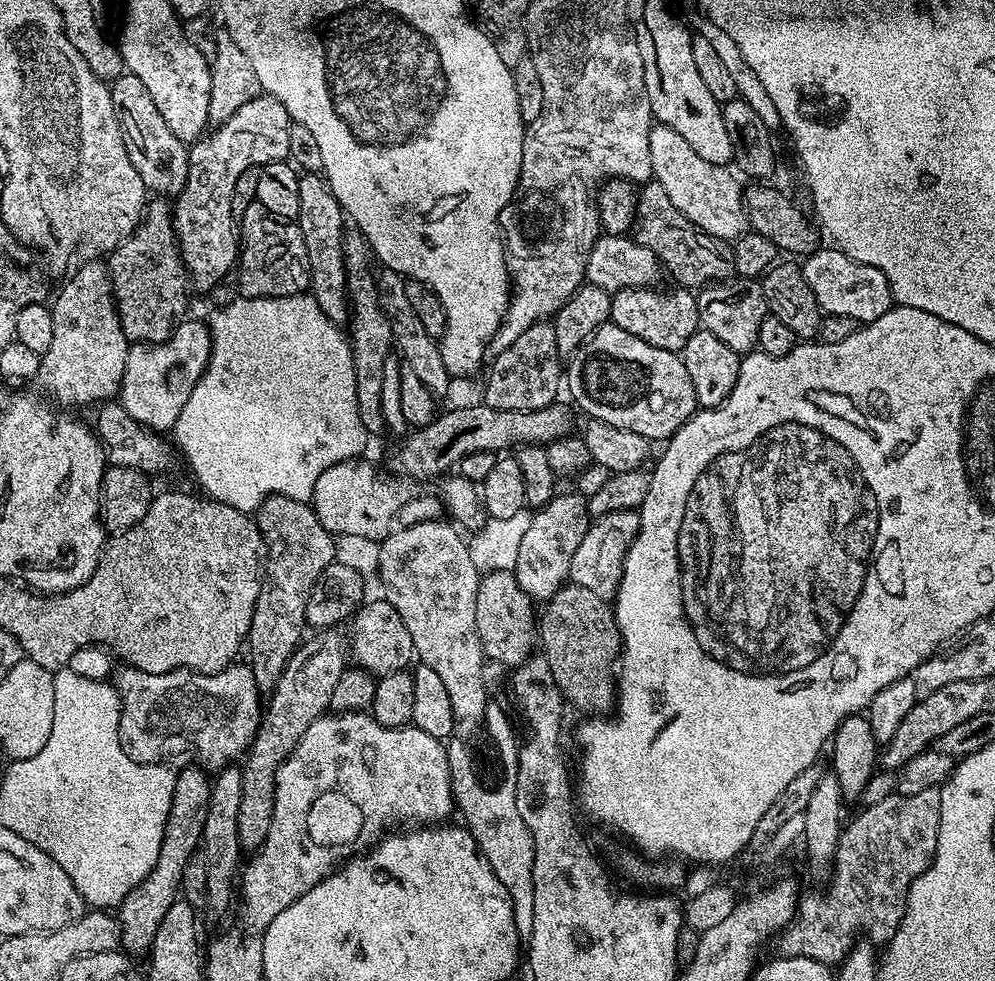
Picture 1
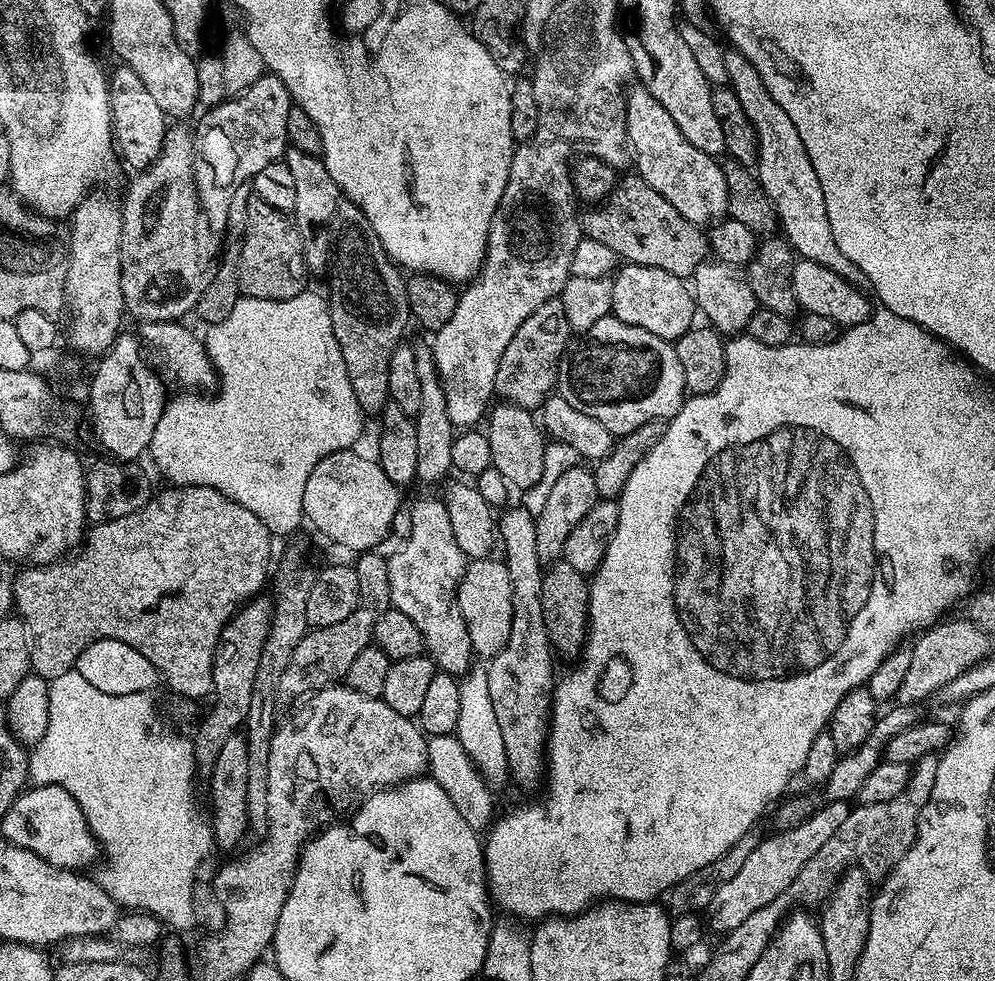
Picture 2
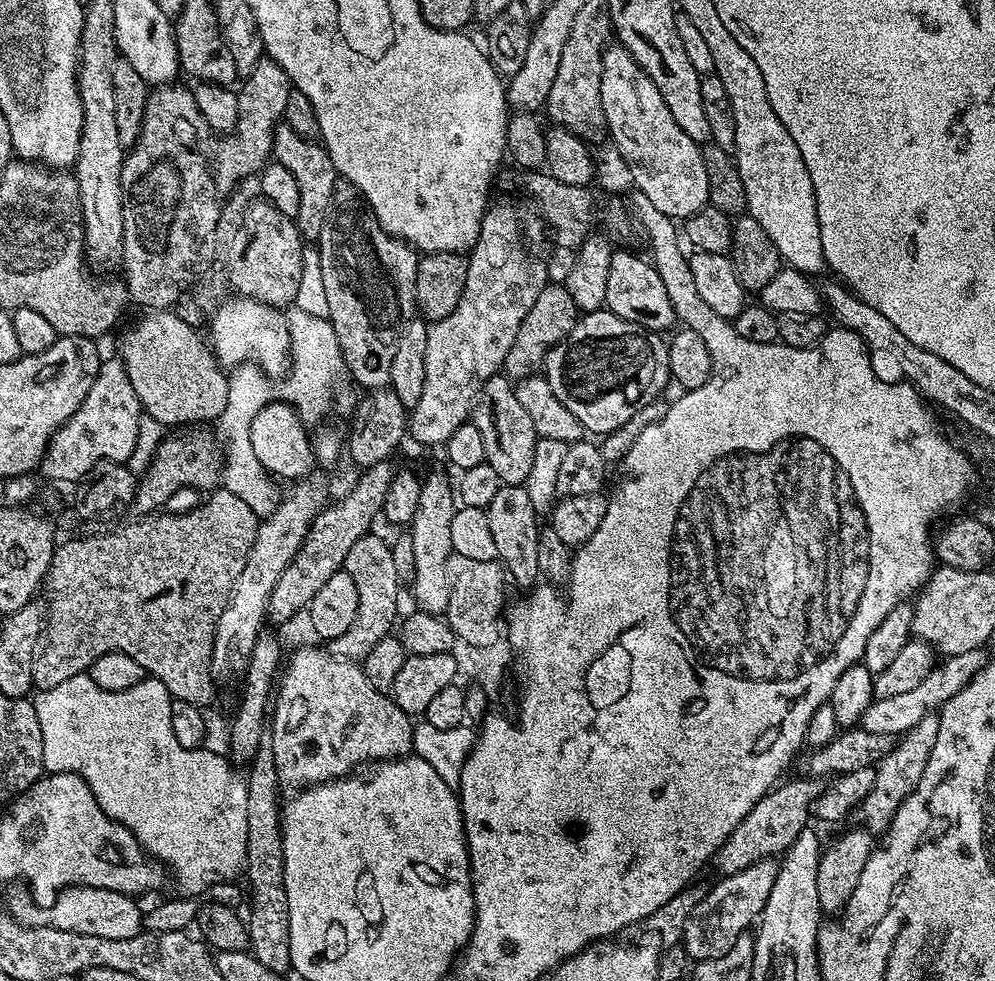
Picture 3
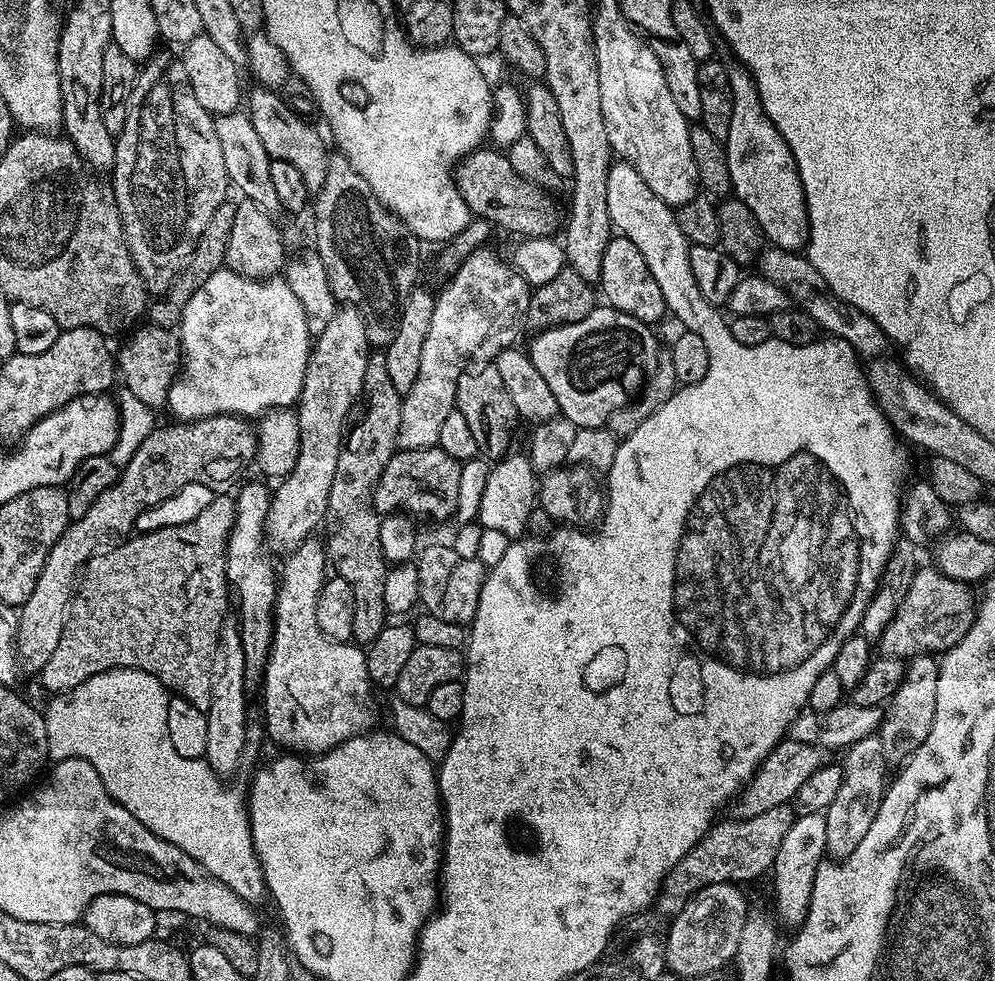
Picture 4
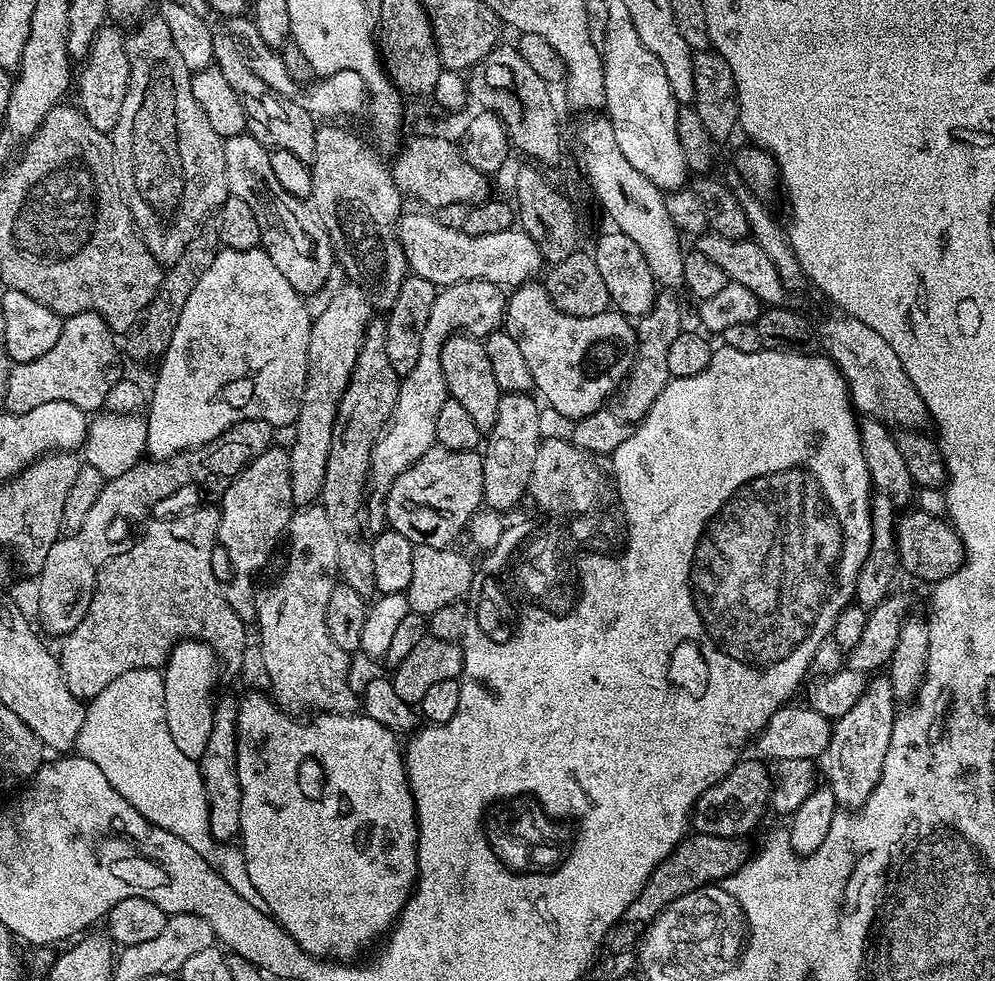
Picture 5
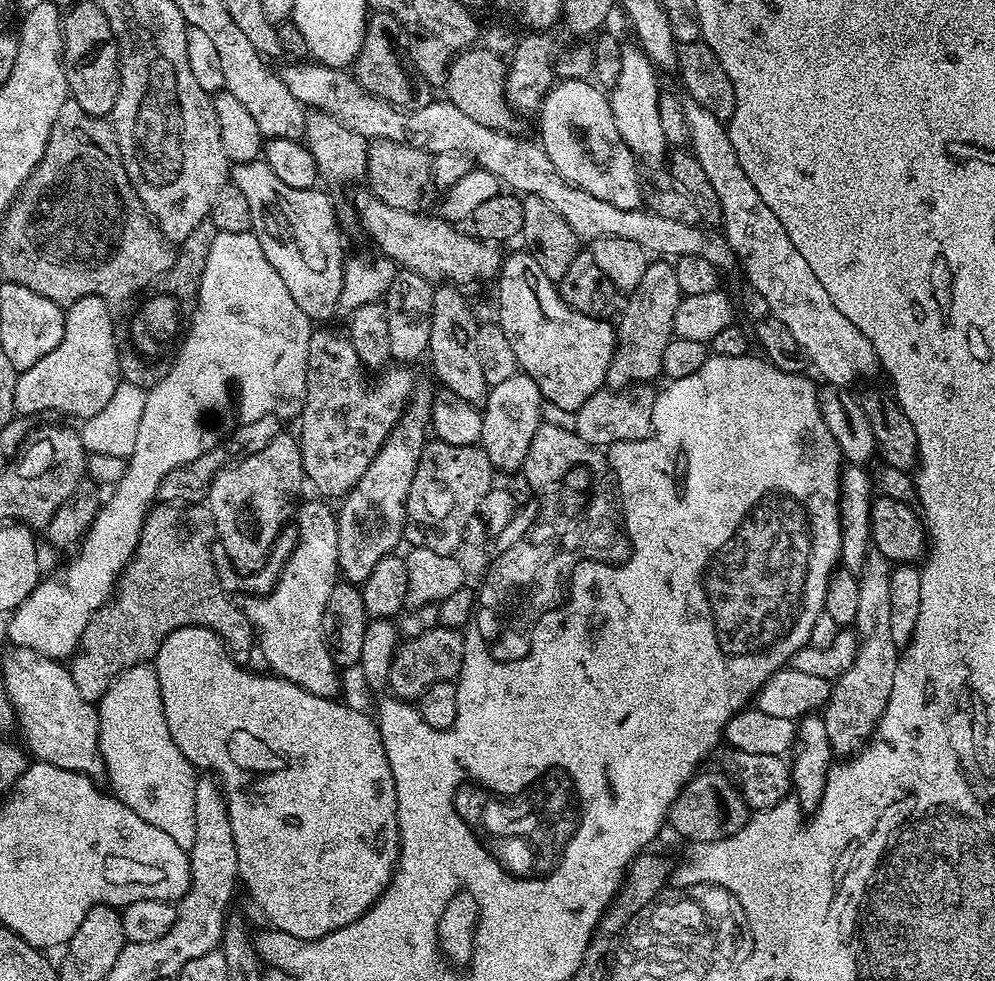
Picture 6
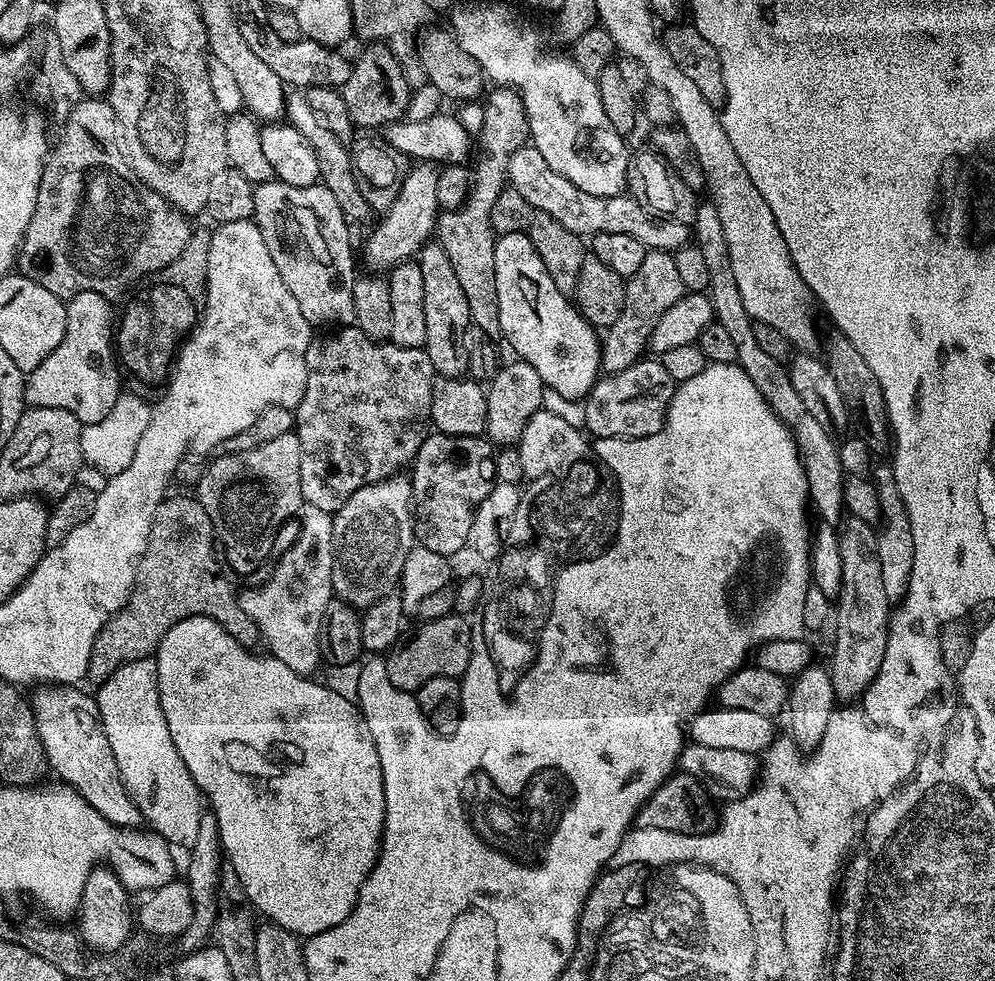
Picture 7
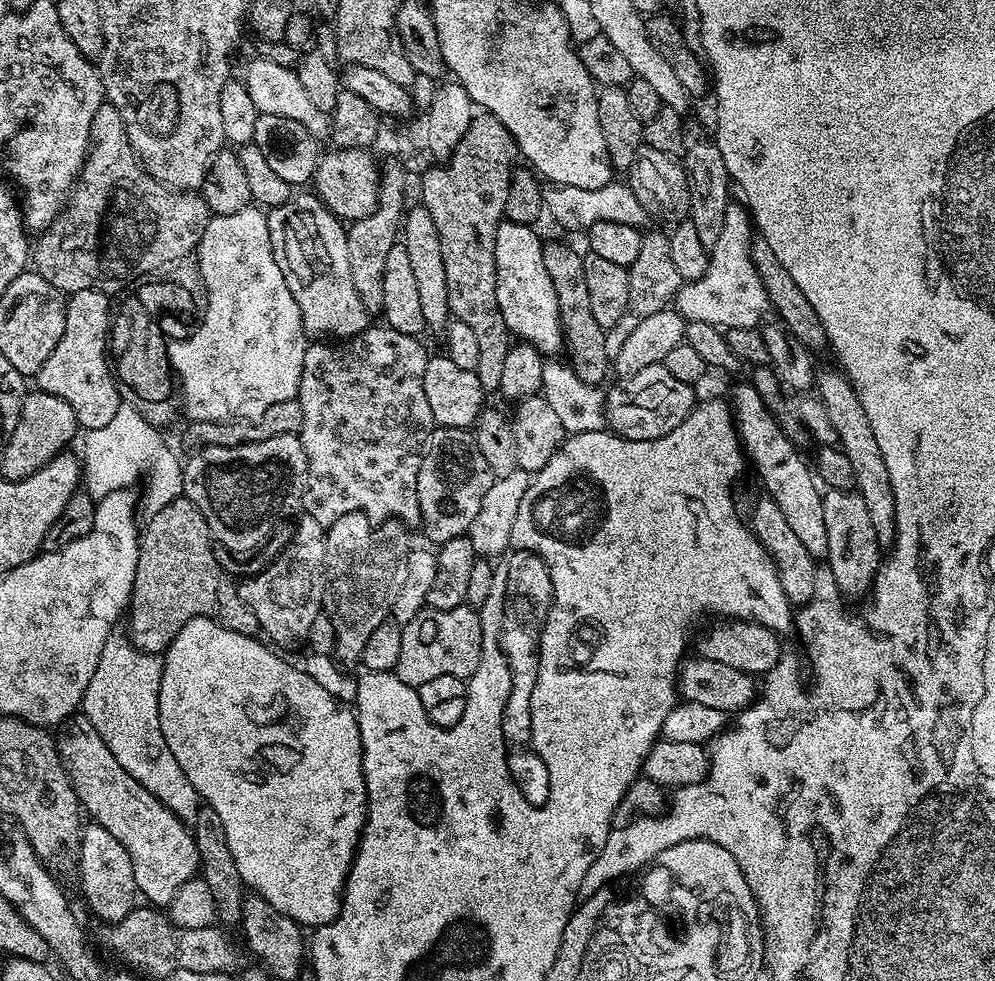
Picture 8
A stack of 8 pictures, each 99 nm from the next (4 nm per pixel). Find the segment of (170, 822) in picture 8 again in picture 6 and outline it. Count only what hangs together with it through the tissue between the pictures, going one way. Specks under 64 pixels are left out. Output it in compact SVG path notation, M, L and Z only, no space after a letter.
M16 646L11 650L13 652L4 660L2 679L6 682L6 694L10 694L10 702L16 711L19 731L24 731L24 736L28 739L27 751L39 763L62 770L83 772L93 778L103 777L105 770L104 759L100 756L100 714L97 705L78 694L78 686L74 686L71 671L61 661L51 660L33 648Z

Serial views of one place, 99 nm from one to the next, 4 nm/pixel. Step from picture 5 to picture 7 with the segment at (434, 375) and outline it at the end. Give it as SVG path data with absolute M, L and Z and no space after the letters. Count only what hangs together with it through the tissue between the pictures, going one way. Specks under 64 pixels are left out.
M397 474L387 480L367 484L358 490L332 517L332 591L335 599L356 610L369 608L378 598L397 587L406 554L414 546L414 505L412 482L407 475Z

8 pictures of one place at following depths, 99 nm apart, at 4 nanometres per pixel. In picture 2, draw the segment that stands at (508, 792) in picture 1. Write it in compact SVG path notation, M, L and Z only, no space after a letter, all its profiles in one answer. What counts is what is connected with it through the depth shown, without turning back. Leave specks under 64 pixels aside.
M475 661L460 680L461 709L458 710L458 726L454 735L464 746L484 782L492 790L502 787L510 778L506 746L503 745L502 730L491 705L489 672L483 661Z

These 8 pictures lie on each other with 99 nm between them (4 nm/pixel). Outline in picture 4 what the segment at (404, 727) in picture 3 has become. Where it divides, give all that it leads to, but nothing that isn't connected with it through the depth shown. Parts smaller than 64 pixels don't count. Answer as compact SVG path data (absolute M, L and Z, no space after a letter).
M309 538L297 545L293 552L287 553L283 557L284 569L278 572L278 587L276 590L276 625L272 635L272 649L268 655L268 665L264 671L262 689L264 688L264 724L268 727L268 736L276 744L281 744L281 749L291 750L296 754L319 754L328 752L342 742L346 742L355 736L363 736L364 733L373 731L376 720L376 704L372 701L372 692L374 693L372 679L368 677L366 670L366 652L363 647L357 646L352 642L342 640L332 640L318 626L318 594L322 590L326 573L324 573L324 560L326 561L326 548L323 543L320 544L316 538Z

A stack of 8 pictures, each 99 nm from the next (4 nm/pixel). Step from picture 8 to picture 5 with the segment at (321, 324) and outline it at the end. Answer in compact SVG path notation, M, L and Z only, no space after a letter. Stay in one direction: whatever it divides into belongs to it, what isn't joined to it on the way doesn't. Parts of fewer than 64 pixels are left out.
M247 131L224 140L226 182L231 195L242 198L258 218L260 244L264 252L282 270L282 278L301 294L316 292L334 269L332 243L319 215L305 201L286 194L270 166L270 151Z

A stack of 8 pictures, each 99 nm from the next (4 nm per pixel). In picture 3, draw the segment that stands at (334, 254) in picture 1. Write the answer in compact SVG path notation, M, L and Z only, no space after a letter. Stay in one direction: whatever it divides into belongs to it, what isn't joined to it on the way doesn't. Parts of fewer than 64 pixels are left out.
M281 122L272 134L271 159L286 166L286 170L290 170L290 175L298 182L298 214L294 219L301 237L308 242L319 241L322 226L332 209L332 195L338 183L338 173L330 154L323 143L302 138L302 134Z

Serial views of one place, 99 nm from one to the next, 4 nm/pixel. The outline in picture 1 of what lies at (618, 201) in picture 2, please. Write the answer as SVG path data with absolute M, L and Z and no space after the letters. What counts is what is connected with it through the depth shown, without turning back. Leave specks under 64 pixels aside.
M656 179L647 181L636 197L636 222L634 239L646 246L660 260L663 271L676 279L677 285L689 290L699 290L707 285L733 279L736 276L732 244L719 240L699 228L679 212L670 202L666 190Z

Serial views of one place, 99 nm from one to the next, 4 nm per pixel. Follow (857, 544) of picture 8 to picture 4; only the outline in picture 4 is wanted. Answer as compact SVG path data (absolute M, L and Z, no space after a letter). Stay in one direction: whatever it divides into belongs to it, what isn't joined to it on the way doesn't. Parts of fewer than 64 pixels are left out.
M877 735L860 739L845 749L843 756L844 760L841 759L840 762L843 770L842 784L834 796L834 801L824 813L827 853L838 860L849 856L856 845L865 838L888 784L888 763L884 756L884 747Z

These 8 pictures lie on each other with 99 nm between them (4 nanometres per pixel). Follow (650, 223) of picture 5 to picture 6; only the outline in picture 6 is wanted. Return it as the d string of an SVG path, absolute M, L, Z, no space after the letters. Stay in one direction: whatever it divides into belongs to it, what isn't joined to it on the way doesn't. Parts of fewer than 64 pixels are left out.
M560 80L544 97L538 115L539 143L543 144L550 162L554 162L556 169L571 184L576 184L582 190L594 194L594 198L602 198L602 202L611 202L622 210L639 208L645 203L642 175L640 176L639 170L636 169L637 157L618 132L609 97L595 83L588 80Z

